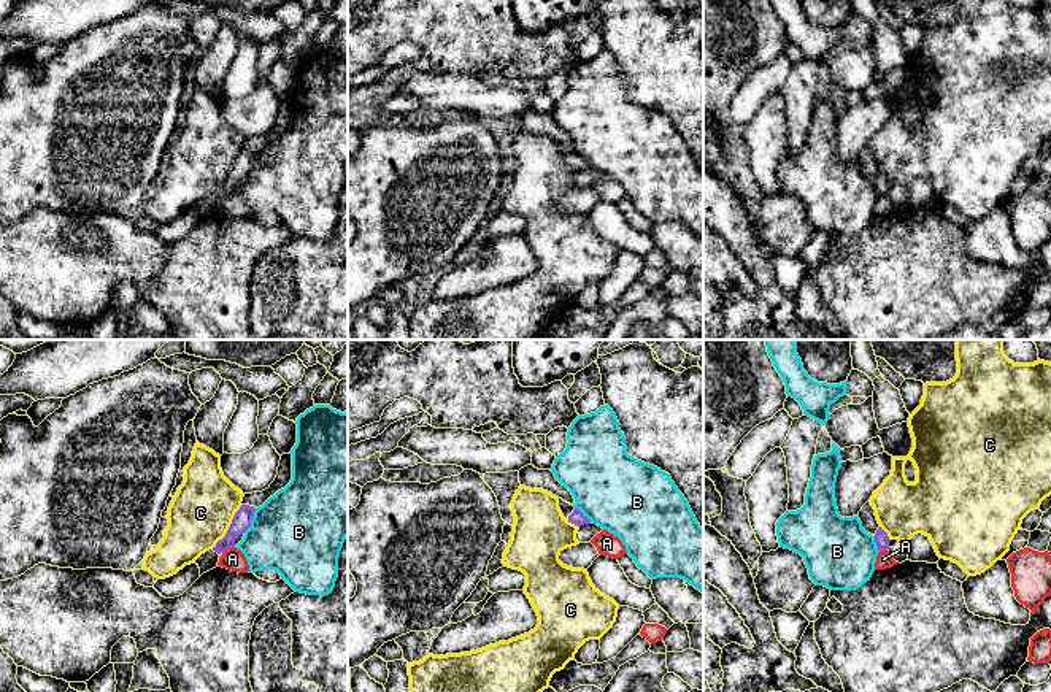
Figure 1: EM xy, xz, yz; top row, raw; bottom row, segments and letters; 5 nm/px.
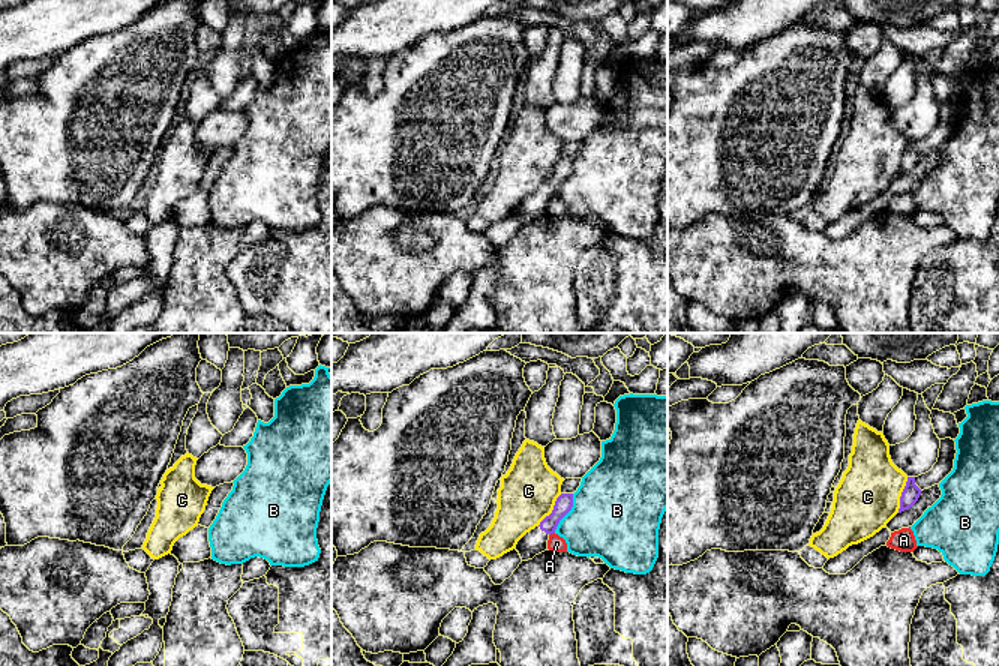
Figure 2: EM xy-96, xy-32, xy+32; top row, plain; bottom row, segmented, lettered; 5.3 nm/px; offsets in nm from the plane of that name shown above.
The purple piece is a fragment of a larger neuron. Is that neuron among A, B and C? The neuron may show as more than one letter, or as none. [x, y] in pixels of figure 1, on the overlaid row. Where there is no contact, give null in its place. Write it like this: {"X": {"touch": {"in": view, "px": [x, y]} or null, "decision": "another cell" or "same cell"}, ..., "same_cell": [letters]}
{"A": {"touch": {"in": "xy", "px": [227, 548]}, "decision": "another cell"}, "B": {"touch": {"in": "xy", "px": [251, 519]}, "decision": "another cell"}, "C": {"touch": {"in": "xy", "px": [229, 527]}, "decision": "another cell"}, "same_cell": []}

